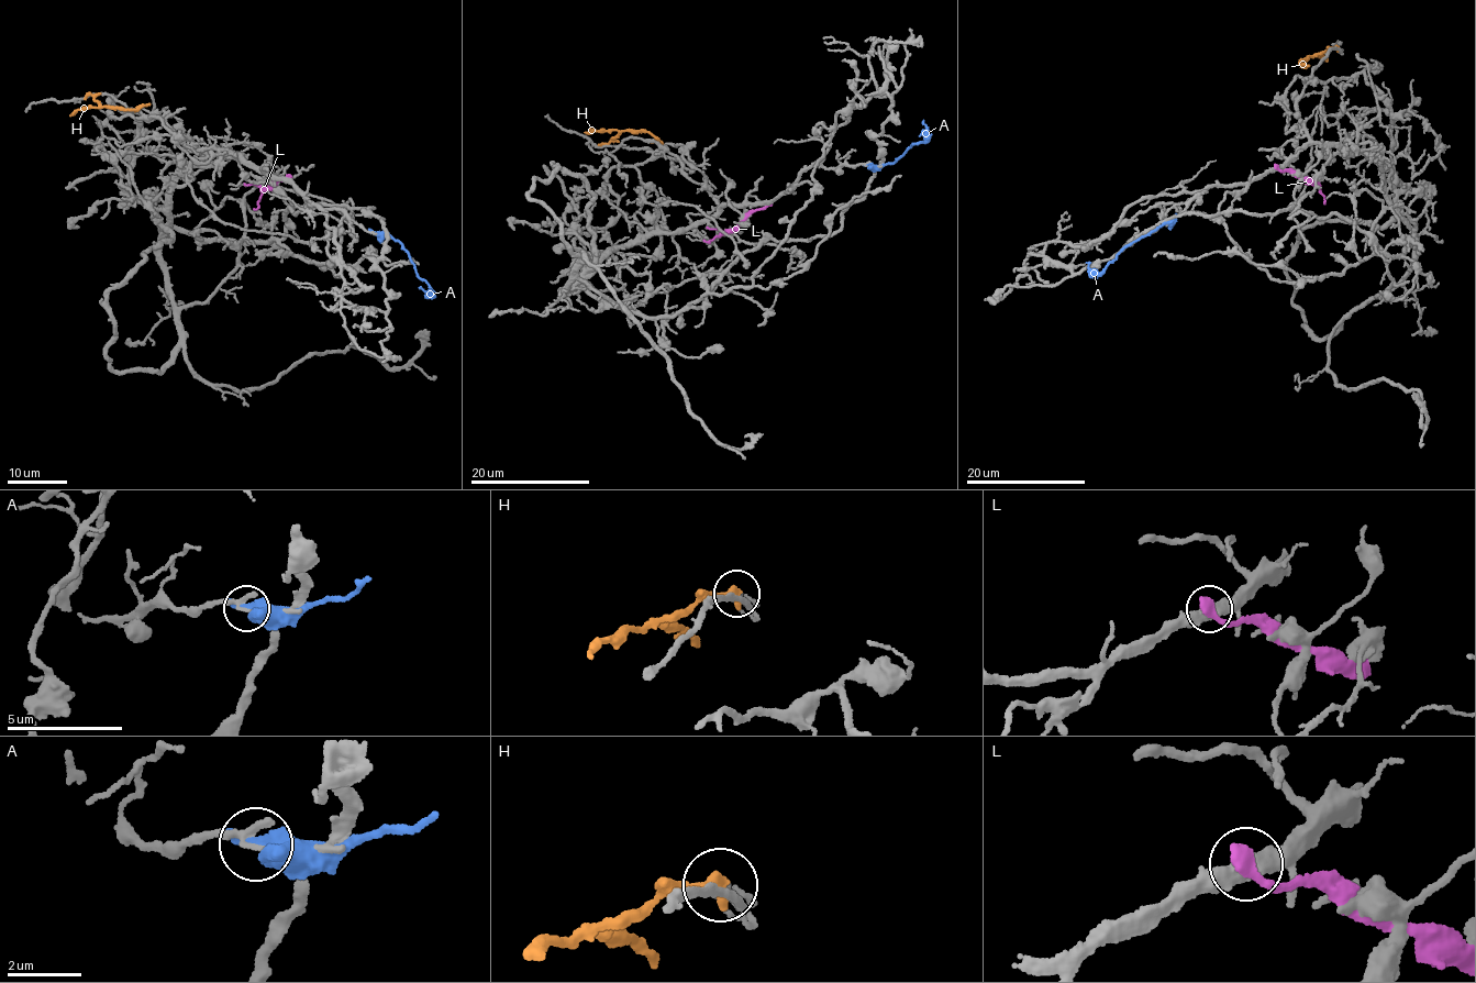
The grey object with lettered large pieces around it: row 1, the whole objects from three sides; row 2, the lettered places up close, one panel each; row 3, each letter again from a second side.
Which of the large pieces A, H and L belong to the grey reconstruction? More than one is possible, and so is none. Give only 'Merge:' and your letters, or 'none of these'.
Merge: none of these

